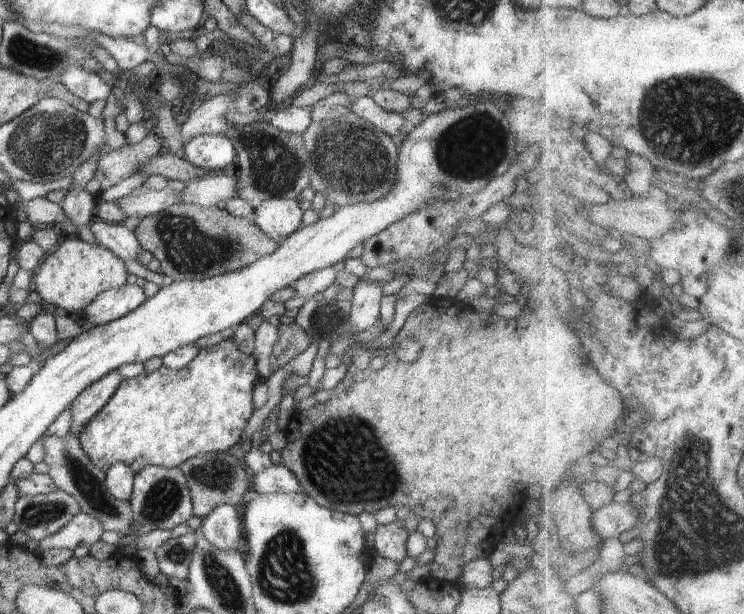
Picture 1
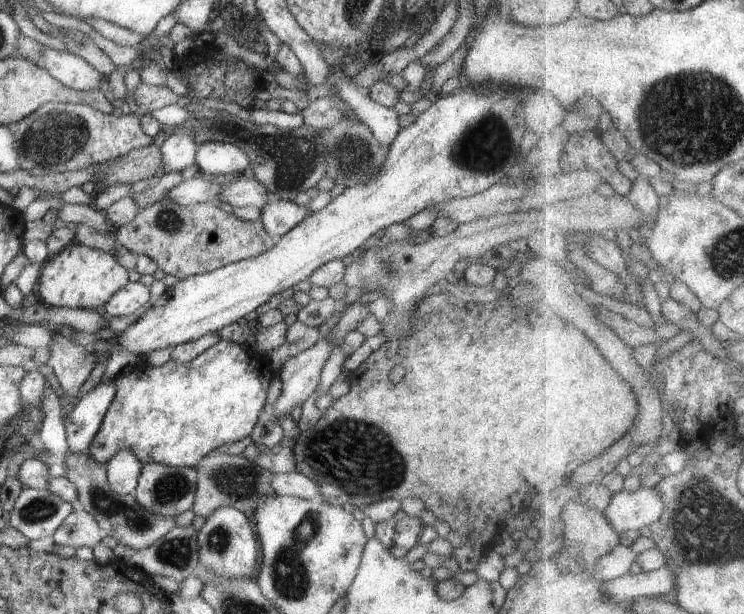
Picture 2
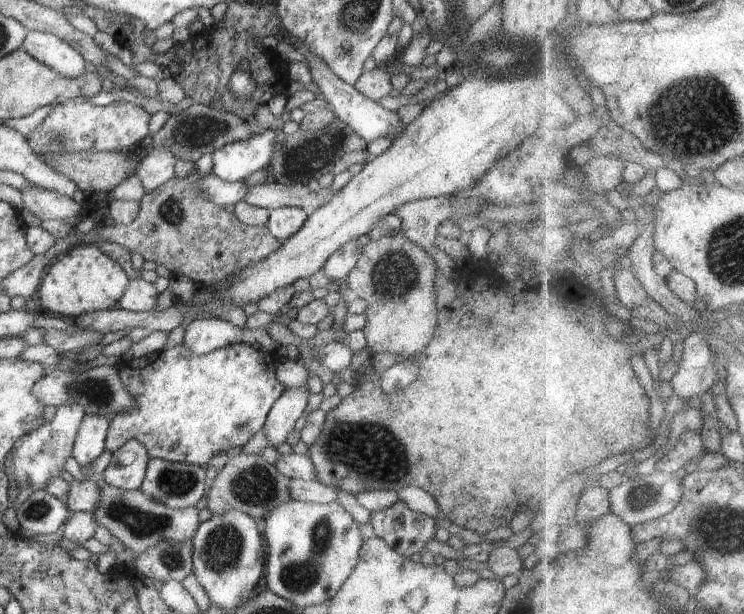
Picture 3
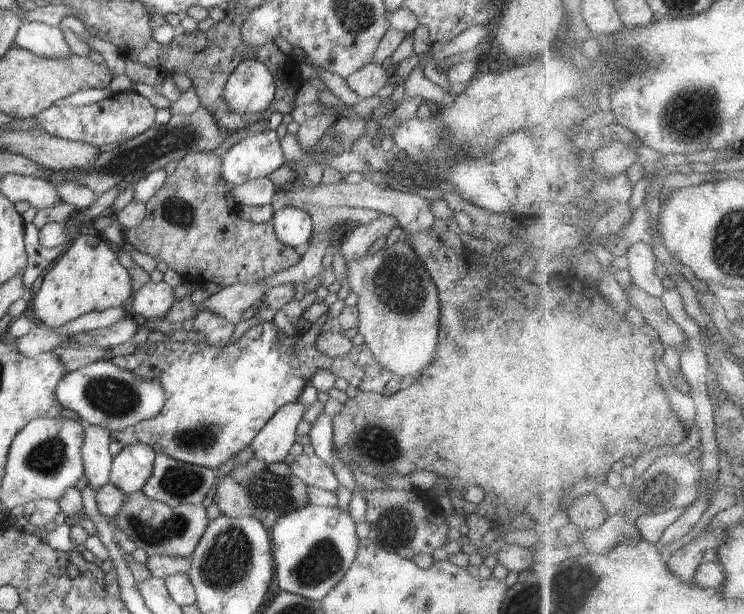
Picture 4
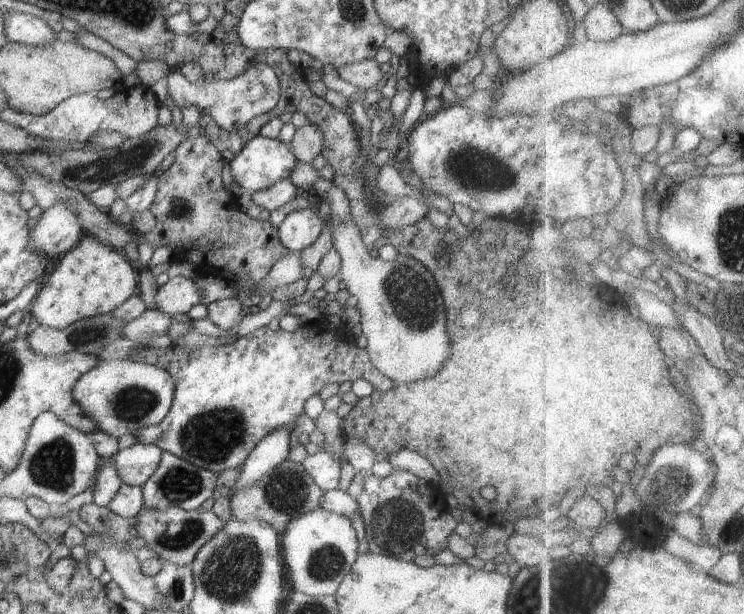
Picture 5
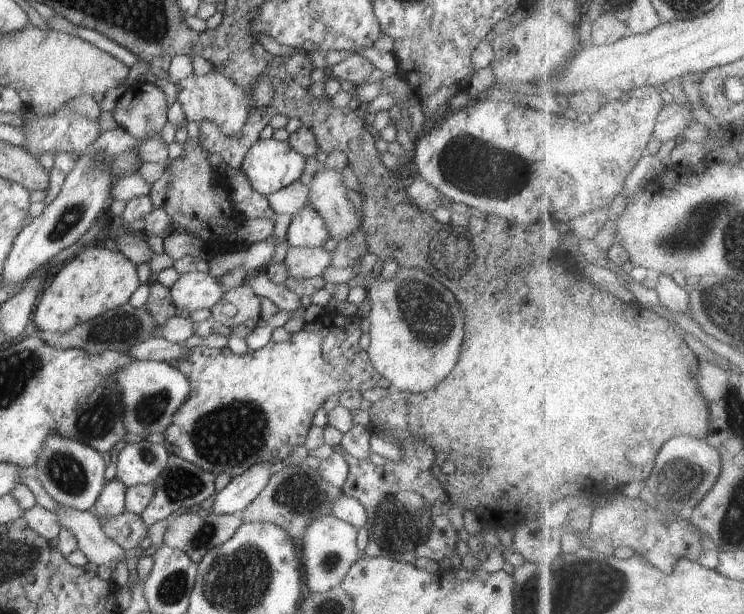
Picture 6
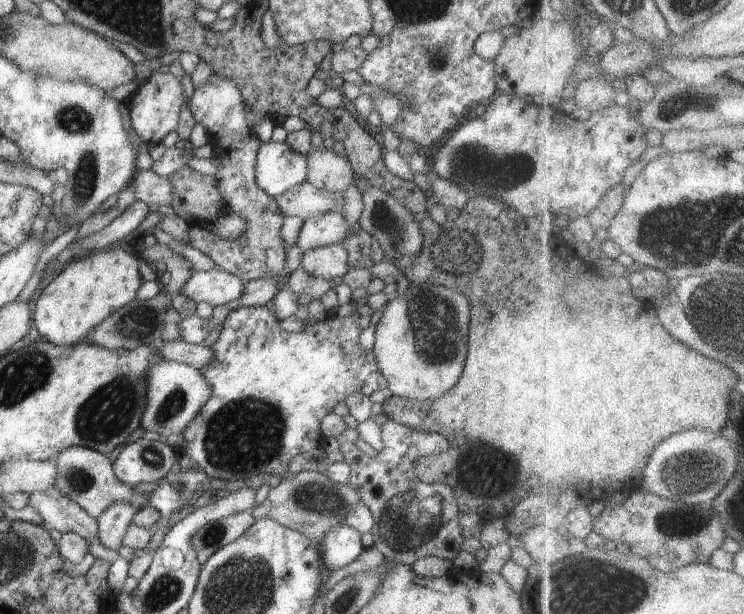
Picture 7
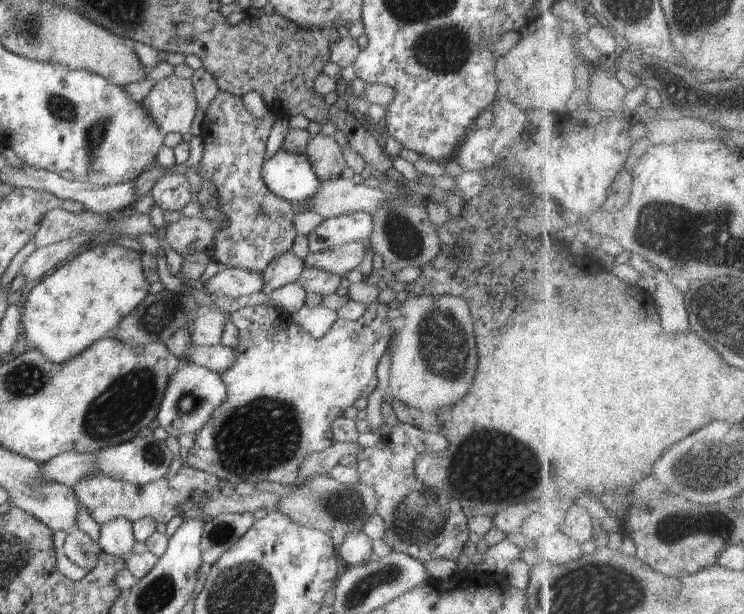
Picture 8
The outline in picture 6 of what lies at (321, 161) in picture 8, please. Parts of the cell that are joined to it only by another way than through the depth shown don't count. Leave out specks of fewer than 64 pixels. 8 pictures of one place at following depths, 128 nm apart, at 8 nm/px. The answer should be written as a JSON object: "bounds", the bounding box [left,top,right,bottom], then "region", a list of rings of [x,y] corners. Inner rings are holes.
{"bounds":[308,164,362,243],"region":[[[323,164],[309,187],[308,205],[325,220],[329,238],[337,243],[361,228],[362,219],[346,195],[339,169],[329,170]]]}

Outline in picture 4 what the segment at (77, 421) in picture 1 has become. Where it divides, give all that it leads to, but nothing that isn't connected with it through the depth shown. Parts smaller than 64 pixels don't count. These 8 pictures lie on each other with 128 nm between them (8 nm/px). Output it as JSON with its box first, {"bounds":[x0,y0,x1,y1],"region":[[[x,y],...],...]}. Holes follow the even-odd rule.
{"bounds":[81,425,113,491],"region":[[[85,425],[81,453],[89,485],[95,491],[109,482],[113,457],[110,455],[110,433],[101,426]]]}

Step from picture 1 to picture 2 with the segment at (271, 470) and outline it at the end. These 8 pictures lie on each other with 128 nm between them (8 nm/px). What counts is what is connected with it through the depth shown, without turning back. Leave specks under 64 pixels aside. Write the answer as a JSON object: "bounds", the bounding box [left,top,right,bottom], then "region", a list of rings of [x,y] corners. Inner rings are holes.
{"bounds":[271,469,324,502],"region":[[[294,469],[287,473],[273,474],[271,483],[276,495],[290,495],[324,502],[323,493],[319,491],[318,485]]]}

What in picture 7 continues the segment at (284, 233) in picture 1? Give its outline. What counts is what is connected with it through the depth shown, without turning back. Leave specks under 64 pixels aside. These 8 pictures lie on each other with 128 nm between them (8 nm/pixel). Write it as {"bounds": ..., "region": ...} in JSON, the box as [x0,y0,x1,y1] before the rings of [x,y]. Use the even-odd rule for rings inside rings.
{"bounds":[297,212,350,251],"region":[[[326,212],[308,218],[300,230],[297,245],[302,251],[341,243],[350,236],[345,218],[340,212]]]}

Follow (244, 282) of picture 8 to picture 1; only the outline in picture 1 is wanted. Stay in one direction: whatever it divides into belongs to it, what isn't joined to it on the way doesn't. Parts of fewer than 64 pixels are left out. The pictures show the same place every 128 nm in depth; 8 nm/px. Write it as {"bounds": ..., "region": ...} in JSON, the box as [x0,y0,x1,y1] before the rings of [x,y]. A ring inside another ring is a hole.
{"bounds":[84,283,147,325],"region":[[[124,283],[118,288],[98,293],[91,303],[84,308],[84,320],[94,325],[105,325],[118,320],[138,308],[147,299],[143,288]]]}

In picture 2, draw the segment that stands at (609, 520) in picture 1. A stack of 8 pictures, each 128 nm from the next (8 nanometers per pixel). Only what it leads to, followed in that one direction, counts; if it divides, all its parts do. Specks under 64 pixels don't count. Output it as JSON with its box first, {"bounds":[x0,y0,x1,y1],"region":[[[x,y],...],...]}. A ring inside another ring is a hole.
{"bounds":[605,487,665,535],"region":[[[642,487],[635,494],[620,491],[615,493],[612,504],[605,515],[614,525],[616,532],[623,535],[658,522],[665,513],[663,493],[656,487]]]}

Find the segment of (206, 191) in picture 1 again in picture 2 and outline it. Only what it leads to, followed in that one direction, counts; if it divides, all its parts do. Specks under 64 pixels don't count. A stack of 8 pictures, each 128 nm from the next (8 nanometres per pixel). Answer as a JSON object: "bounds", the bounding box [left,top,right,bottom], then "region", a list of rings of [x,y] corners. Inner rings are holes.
{"bounds":[219,175,274,208],"region":[[[244,175],[223,186],[219,196],[219,202],[228,202],[233,207],[245,207],[248,205],[262,208],[274,198],[269,194],[268,189],[262,186],[255,178],[246,178]]]}

